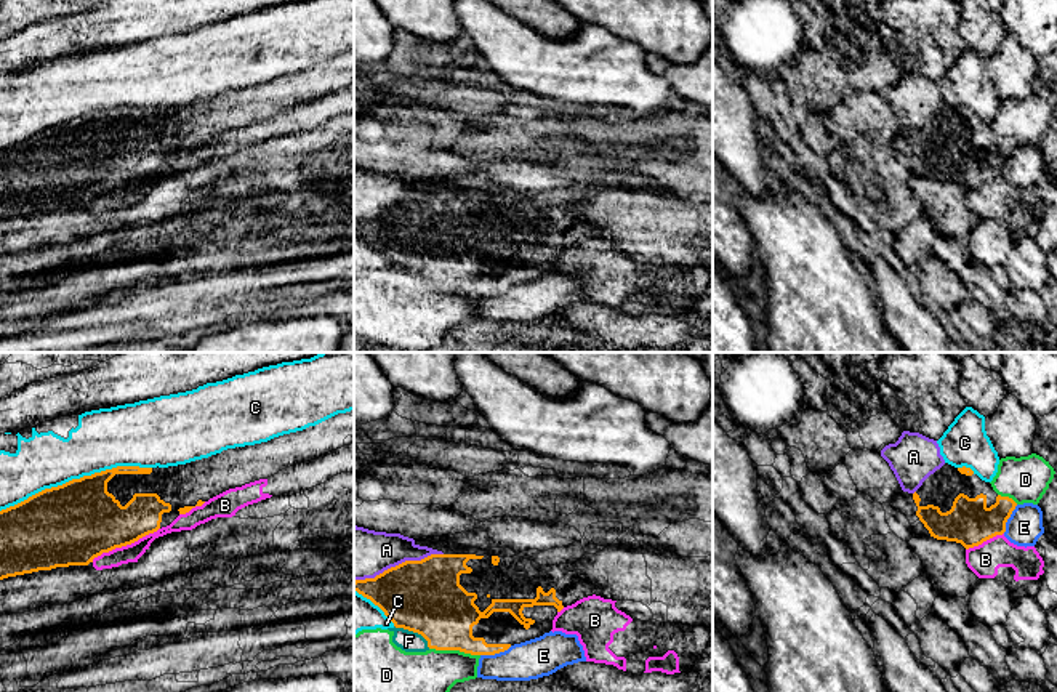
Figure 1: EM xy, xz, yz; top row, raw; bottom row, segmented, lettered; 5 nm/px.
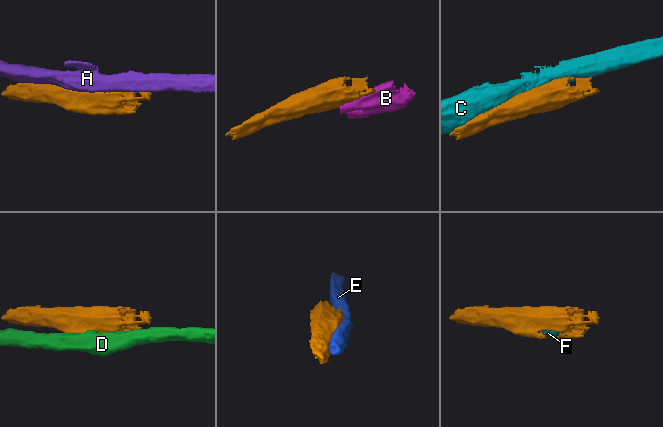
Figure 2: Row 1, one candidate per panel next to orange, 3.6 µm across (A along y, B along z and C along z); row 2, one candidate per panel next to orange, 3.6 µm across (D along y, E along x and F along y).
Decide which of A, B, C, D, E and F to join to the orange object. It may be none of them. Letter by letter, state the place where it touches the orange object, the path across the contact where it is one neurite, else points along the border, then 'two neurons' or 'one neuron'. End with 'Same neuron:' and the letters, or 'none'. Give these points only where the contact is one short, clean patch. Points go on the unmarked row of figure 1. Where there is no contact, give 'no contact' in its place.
A: xz (399, 205) | two neurons
B: xy (125, 186) | two neurons
C: xy (76, 120) | two neurons
D: xz (455, 290) | two neurons
E: xz (495, 293) | two neurons
F: xz (413, 273) | along xz (394, 266), (417, 273), (430, 289) | two neurons
Same neuron: none

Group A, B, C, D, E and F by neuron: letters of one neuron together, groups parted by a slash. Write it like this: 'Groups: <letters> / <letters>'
Groups: A / B / C F / D / E

